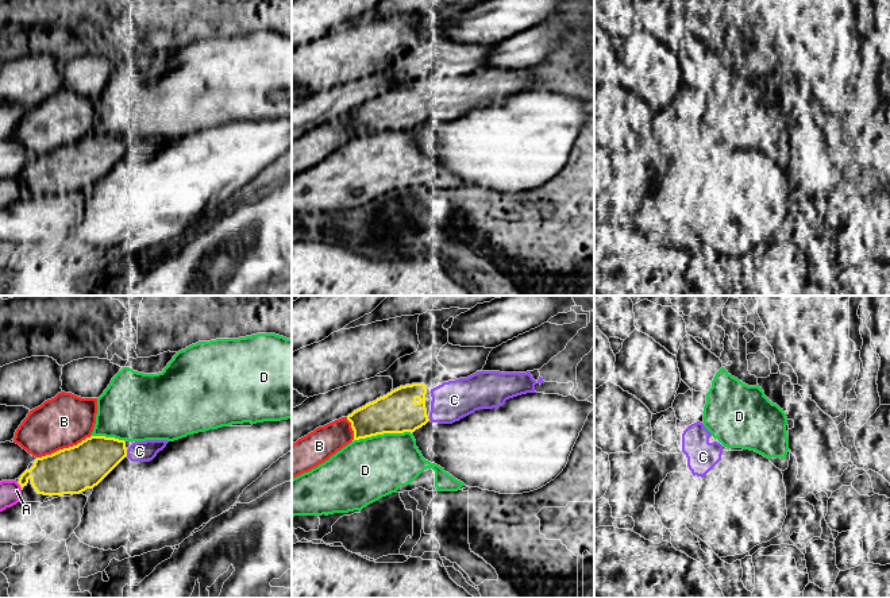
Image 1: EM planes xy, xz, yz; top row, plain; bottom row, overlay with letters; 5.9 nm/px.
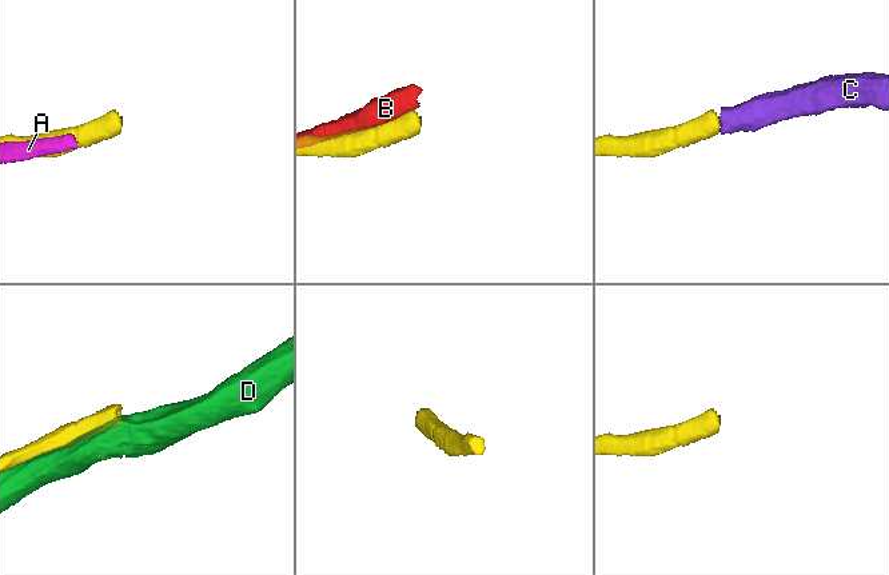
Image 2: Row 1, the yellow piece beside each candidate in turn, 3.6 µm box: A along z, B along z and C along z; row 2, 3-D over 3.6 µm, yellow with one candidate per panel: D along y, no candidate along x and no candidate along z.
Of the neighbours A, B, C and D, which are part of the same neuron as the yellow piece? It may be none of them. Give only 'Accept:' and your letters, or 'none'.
Accept: C

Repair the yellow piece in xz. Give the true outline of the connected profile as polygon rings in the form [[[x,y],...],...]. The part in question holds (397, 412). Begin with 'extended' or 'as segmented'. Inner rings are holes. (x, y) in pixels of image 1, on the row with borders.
extended | [[[477,371],[467,378],[443,382],[431,389],[431,412],[425,409],[427,386],[412,383],[400,386],[384,397],[354,410],[347,416],[354,431],[354,440],[366,439],[384,433],[415,432],[428,421],[452,424],[479,409],[500,408],[506,400],[535,391],[536,381],[527,373]]]

